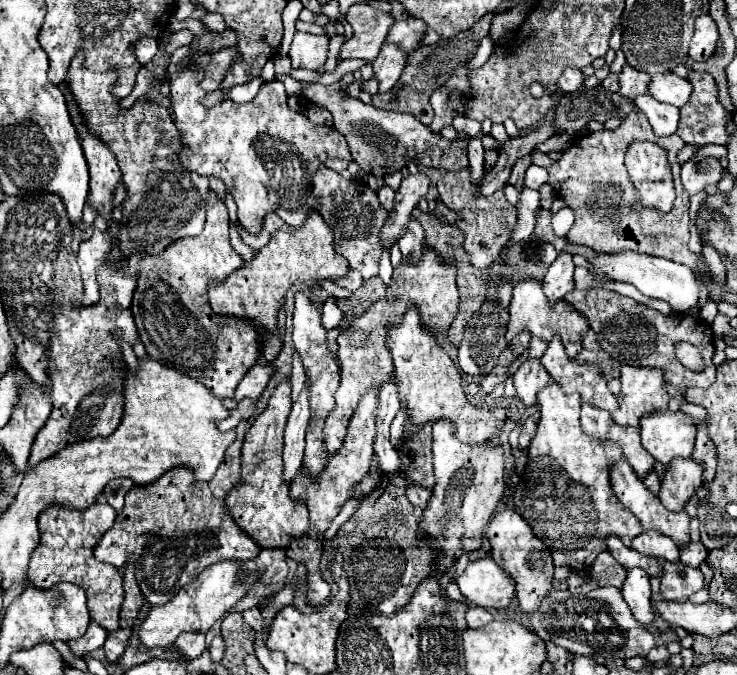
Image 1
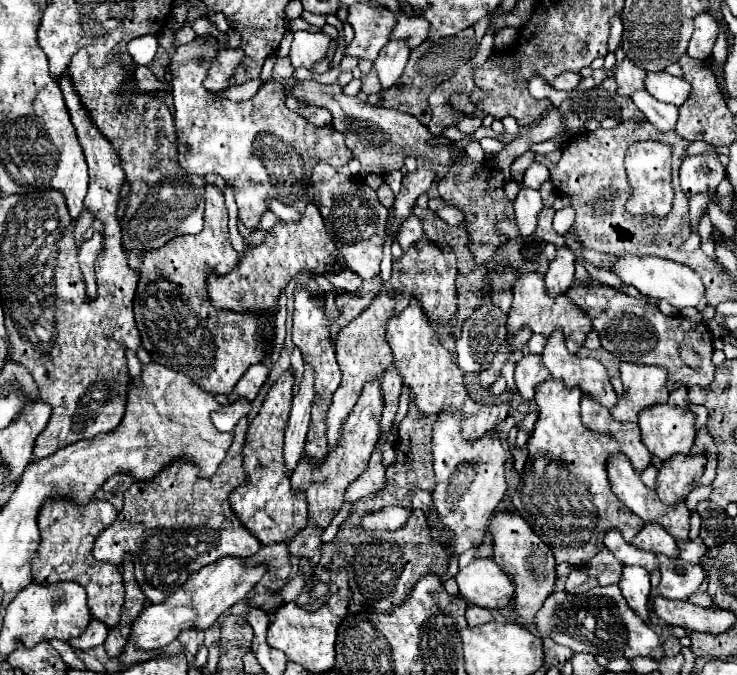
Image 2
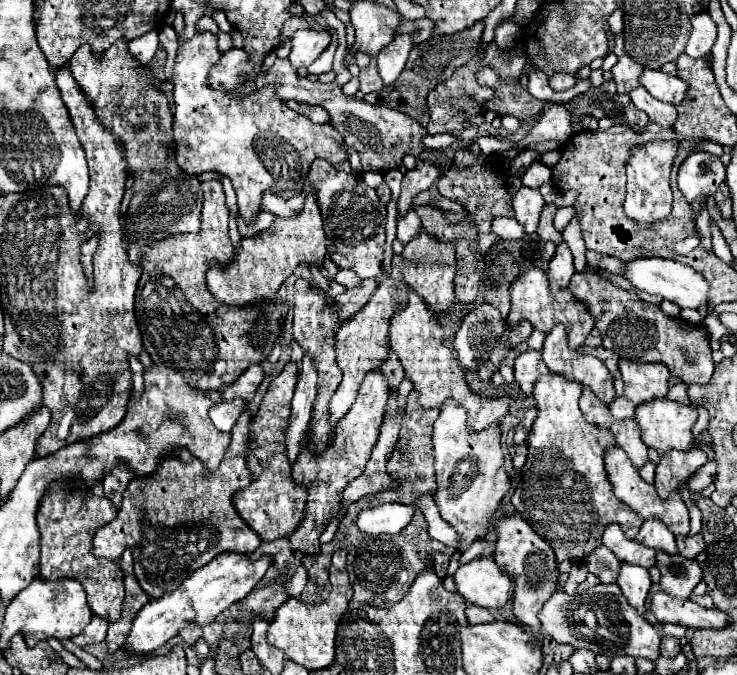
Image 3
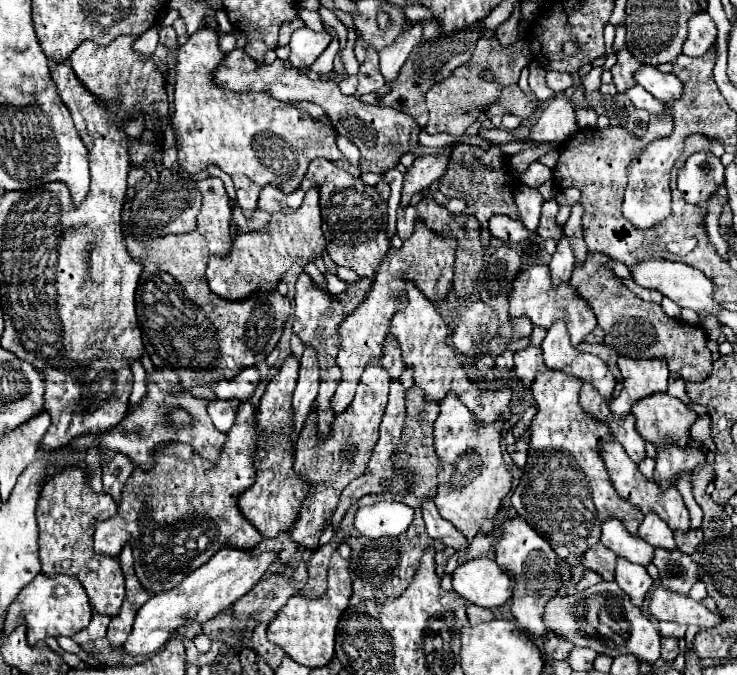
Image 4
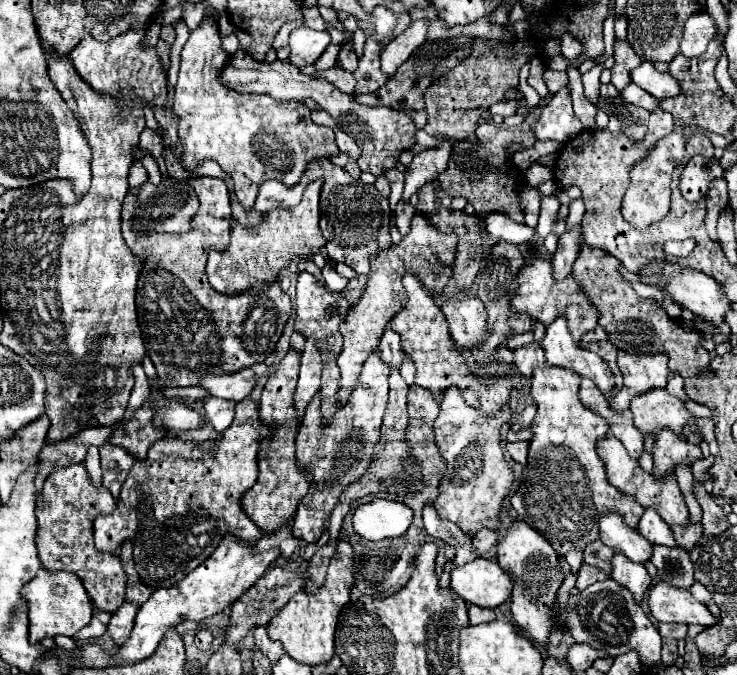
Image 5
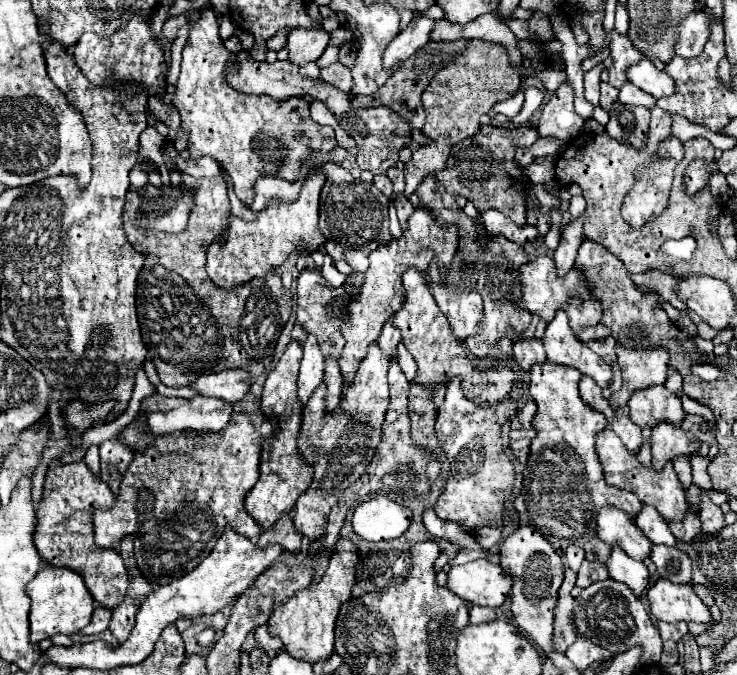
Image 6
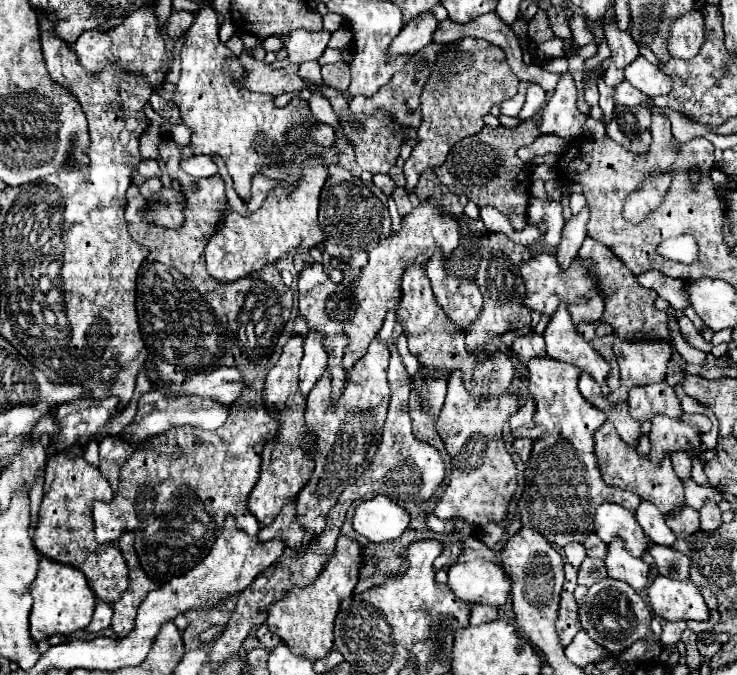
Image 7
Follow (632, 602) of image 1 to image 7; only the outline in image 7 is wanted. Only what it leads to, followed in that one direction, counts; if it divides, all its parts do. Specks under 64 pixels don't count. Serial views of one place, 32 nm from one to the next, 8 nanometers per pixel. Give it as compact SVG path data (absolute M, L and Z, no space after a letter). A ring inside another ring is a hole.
M616 536L610 544L608 544L608 552L606 552L606 570L610 578L628 582L632 588L636 588L638 592L642 592L648 584L648 564L642 558L634 558L626 548L624 548L624 540L620 540L620 536Z

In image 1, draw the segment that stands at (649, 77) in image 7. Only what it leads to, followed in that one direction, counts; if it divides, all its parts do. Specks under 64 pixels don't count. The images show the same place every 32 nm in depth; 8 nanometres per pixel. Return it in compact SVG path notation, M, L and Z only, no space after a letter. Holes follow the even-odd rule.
M656 74L650 76L648 92L658 100L666 104L674 104L676 108L682 108L690 94L692 94L692 84L686 78L674 76L674 74Z

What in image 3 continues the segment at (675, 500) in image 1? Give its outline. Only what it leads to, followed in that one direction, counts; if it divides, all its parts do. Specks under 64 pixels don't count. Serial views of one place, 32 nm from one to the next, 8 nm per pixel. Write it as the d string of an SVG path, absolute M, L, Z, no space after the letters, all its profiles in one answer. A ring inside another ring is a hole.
M690 448L688 452L664 452L656 466L654 486L660 498L666 498L672 490L678 490L682 482L688 482L698 466L706 464L706 452L700 448Z

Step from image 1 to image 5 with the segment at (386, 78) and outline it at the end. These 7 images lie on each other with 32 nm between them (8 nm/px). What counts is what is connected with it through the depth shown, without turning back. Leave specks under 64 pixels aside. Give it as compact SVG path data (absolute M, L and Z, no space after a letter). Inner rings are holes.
M414 20L400 36L396 36L380 54L382 70L388 76L394 76L396 68L408 60L408 56L420 48L420 44L426 42L426 32L428 32L430 22L428 20Z

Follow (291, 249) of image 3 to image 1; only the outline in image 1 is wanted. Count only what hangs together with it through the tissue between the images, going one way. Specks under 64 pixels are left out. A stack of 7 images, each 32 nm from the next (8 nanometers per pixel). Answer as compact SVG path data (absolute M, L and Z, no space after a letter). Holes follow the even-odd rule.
M308 210L302 226L292 230L276 230L270 236L270 242L256 250L252 260L244 262L238 272L232 272L232 276L228 276L224 284L212 284L208 288L208 298L216 314L250 318L256 326L266 328L268 338L262 346L262 358L274 360L282 348L276 328L276 316L282 306L282 298L286 296L286 290L296 282L318 284L320 280L342 278L348 274L348 270L348 262L334 250L334 236L324 224L322 216L316 210Z

